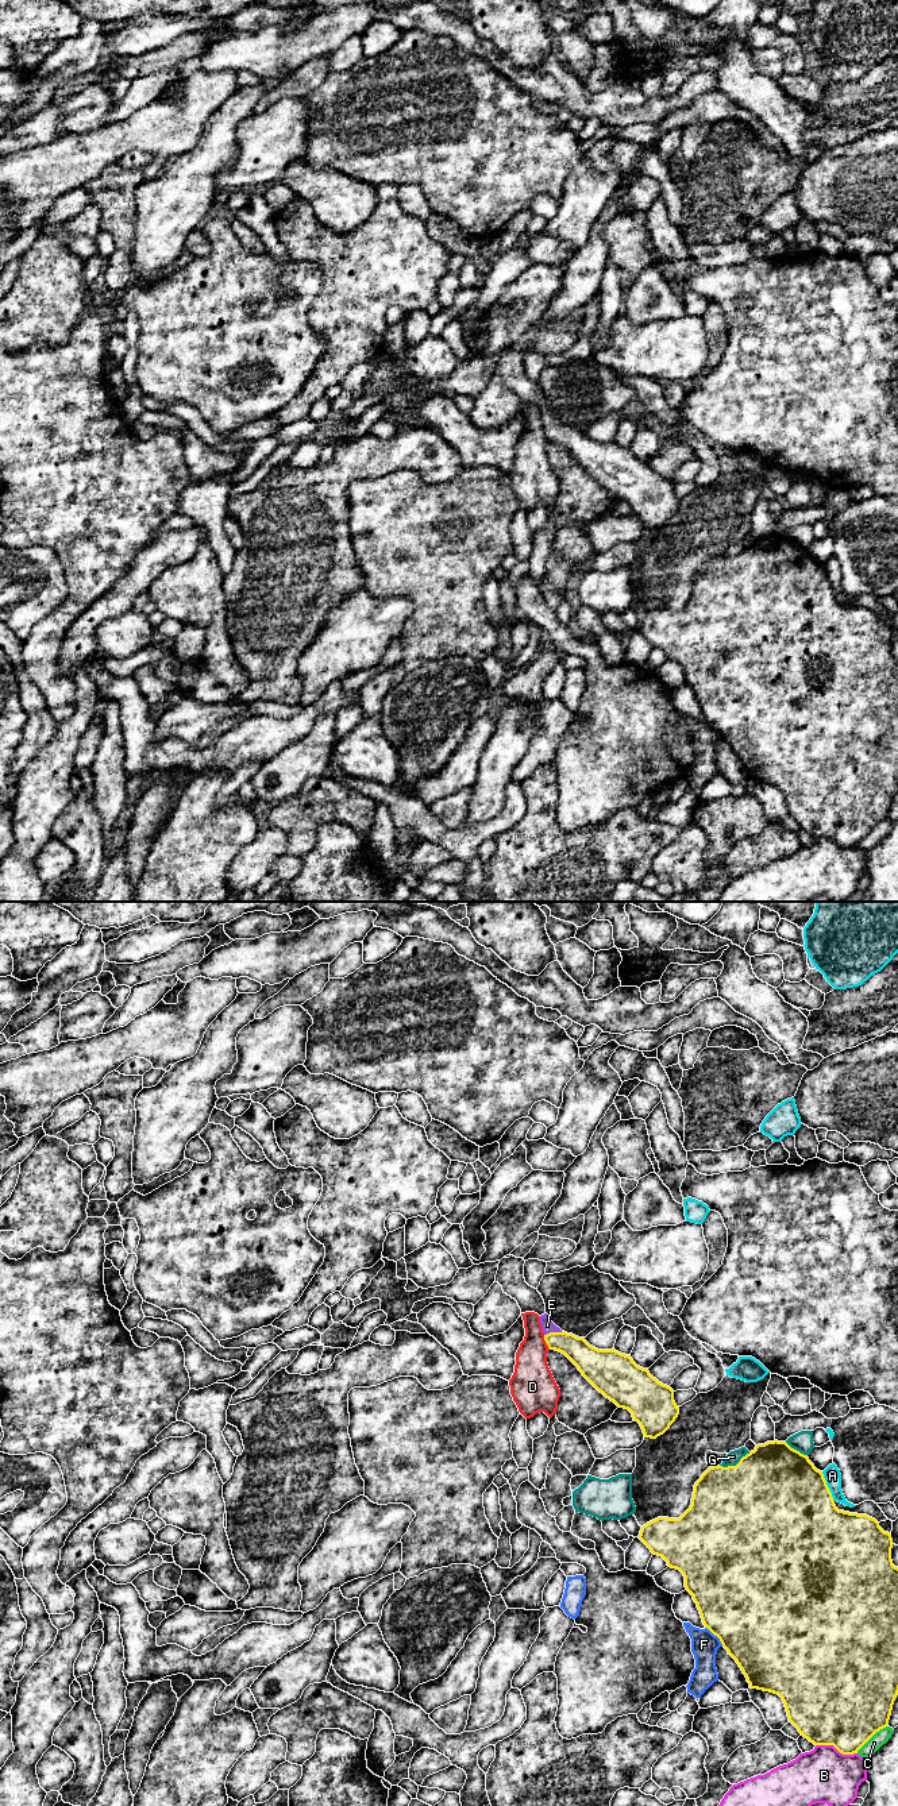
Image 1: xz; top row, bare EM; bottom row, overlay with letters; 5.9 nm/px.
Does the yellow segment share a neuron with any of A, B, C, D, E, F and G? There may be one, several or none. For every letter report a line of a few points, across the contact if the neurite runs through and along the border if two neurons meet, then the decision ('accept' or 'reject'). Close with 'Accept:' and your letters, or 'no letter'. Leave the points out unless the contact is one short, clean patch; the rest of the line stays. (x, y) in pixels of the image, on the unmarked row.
A: line xz (821, 564), (833, 594); reject
B: reject
C: reject
D: line xz (543, 428), (550, 442); reject
E: line xz (585, 450), (552, 425), (547, 419); accept
F: reject
G: reject
Accept: E

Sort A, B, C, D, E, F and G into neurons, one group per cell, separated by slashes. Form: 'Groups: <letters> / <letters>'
Groups: A / B / C / D / E / F / G

